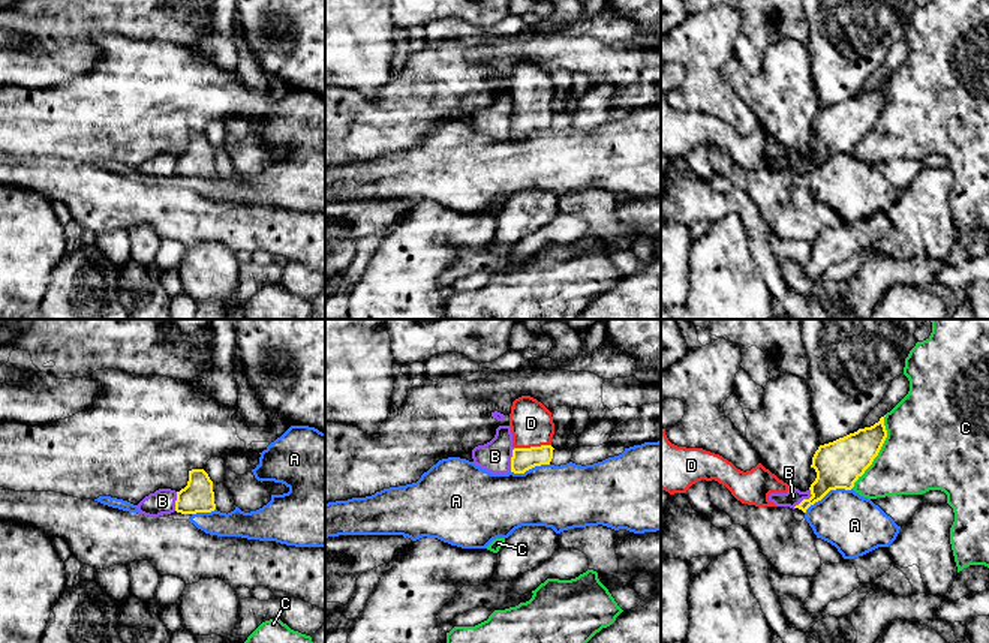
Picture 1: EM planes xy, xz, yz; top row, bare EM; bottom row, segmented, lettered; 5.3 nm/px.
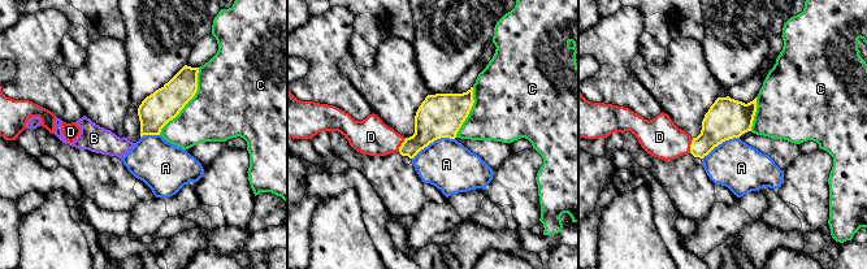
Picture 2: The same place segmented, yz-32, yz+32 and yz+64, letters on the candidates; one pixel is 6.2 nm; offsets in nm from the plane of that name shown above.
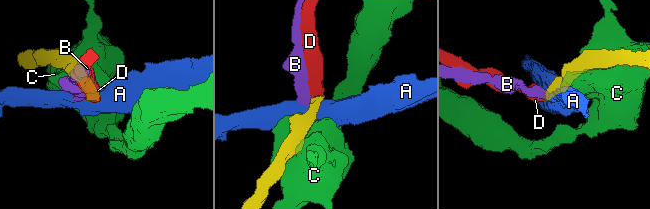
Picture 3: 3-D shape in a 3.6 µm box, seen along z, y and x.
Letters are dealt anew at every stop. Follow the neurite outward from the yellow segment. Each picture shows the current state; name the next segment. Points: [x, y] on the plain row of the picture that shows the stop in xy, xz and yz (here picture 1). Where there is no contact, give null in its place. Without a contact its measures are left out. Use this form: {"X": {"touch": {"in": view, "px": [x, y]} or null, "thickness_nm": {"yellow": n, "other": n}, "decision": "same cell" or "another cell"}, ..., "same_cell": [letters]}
{"A": {"touch": {"in": "yz", "px": [827, 156]}, "thickness_nm": {"yellow": 260, "other": 320}, "decision": "another cell"}, "B": {"touch": {"in": "yz", "px": [805, 164]}, "thickness_nm": {"yellow": 240, "other": 90}, "decision": "another cell"}, "C": {"touch": {"in": "yz", "px": [878, 116]}, "thickness_nm": {"yellow": 260, "other": 440}, "decision": "another cell"}, "D": {"touch": {"in": "xz", "px": [532, 111]}, "thickness_nm": {"yellow": 130, "other": 220}, "decision": "same cell"}, "same_cell": ["D"]}

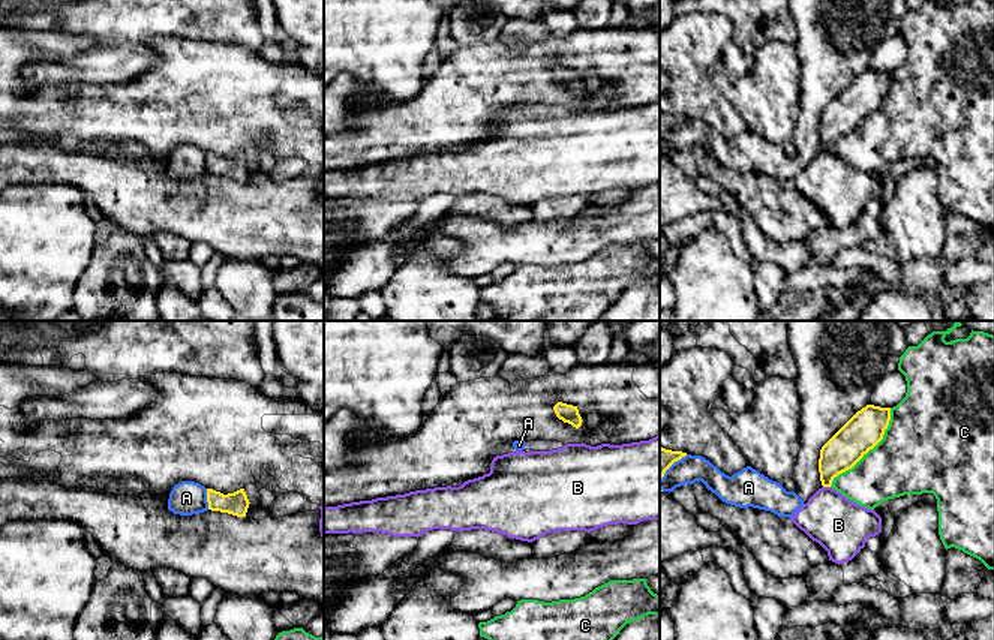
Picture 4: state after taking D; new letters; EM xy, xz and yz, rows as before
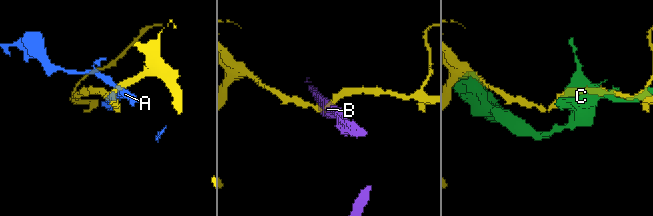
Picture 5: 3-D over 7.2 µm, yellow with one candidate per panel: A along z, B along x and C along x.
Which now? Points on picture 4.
{"A": {"touch": {"in": "xy", "px": [207, 164]}, "thickness_nm": {"yellow": 120, "other": 190}, "decision": "another cell"}, "B": {"touch": {"in": "yz", "px": [826, 150]}, "thickness_nm": {"yellow": 190, "other": 300}, "decision": "another cell"}, "C": {"touch": {"in": "yz", "px": [868, 114]}, "thickness_nm": {"yellow": 200, "other": 400}, "decision": "another cell"}, "same_cell": []}

